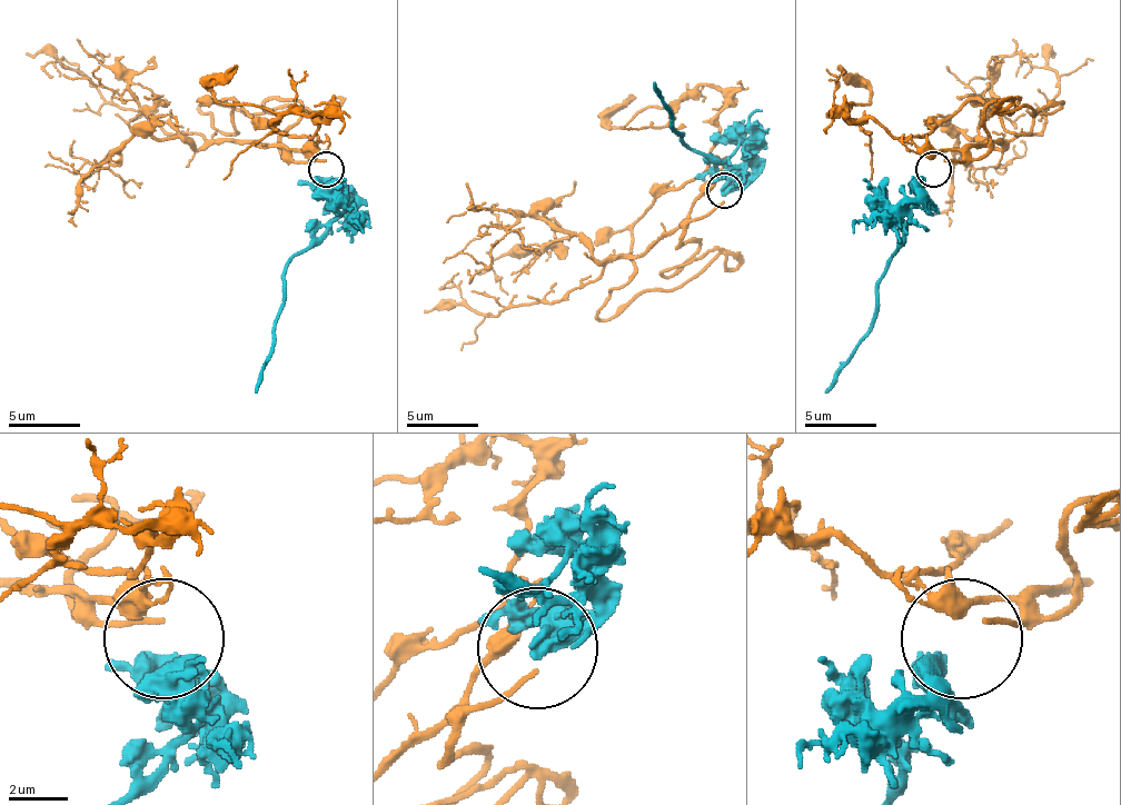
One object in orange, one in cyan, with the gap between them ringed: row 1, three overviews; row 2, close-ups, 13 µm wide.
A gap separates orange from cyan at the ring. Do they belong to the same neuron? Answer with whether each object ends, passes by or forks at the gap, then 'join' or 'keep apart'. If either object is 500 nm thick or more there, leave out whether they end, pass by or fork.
keep apart

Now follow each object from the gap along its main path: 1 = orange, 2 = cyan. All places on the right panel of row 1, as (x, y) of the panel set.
1: (943, 162), (997, 140), (1001, 151), (979, 137), (958, 137), (961, 158), (975, 169), (1004, 166)
2: (921, 177), (903, 241), (885, 267), (871, 331), (824, 393)

